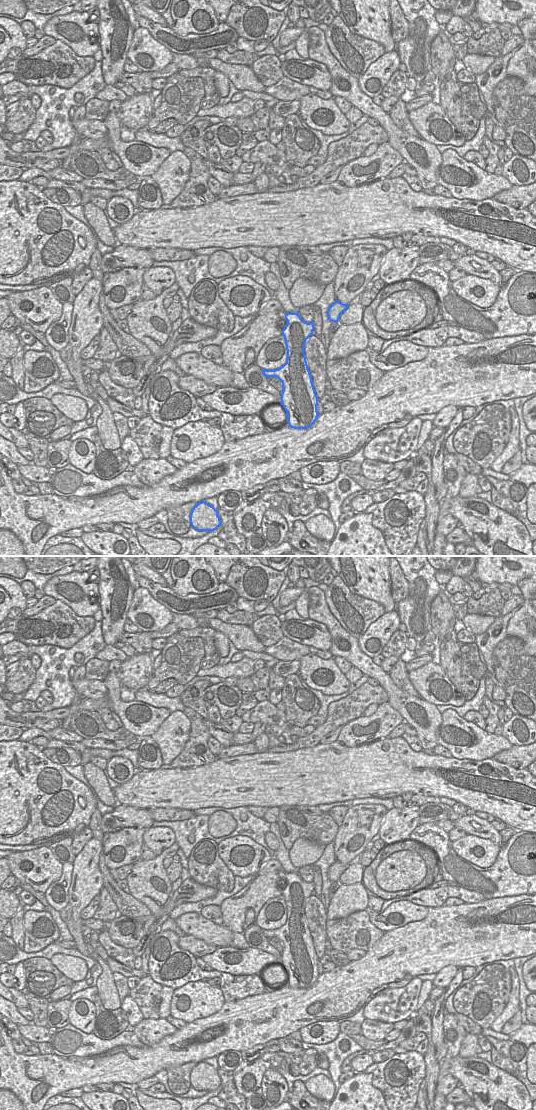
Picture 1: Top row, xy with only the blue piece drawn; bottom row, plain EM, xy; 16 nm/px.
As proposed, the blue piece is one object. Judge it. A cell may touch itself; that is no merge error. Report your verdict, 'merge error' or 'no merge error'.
no merge error

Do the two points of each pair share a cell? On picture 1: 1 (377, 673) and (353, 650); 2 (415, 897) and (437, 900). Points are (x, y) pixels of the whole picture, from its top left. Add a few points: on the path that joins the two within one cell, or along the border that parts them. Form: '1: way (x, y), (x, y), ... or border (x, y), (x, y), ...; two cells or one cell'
1: way (370, 669), (356, 657); one cell
2: way (420, 897), (432, 897); one cell

